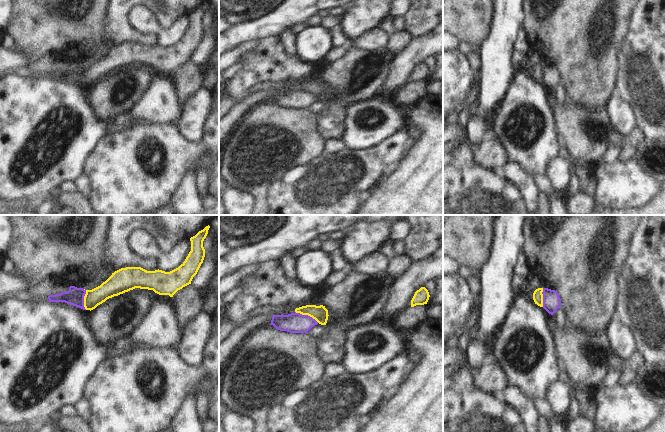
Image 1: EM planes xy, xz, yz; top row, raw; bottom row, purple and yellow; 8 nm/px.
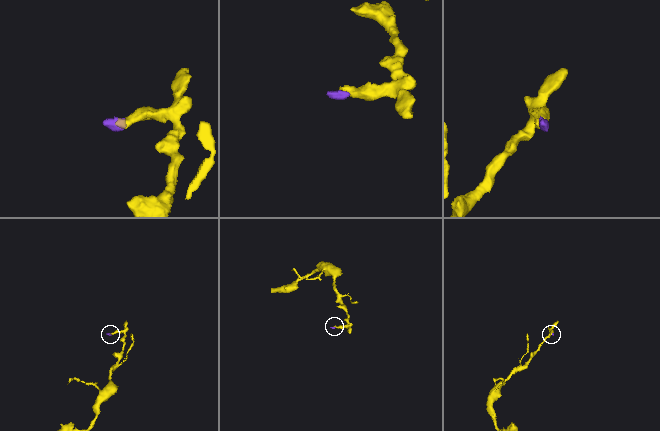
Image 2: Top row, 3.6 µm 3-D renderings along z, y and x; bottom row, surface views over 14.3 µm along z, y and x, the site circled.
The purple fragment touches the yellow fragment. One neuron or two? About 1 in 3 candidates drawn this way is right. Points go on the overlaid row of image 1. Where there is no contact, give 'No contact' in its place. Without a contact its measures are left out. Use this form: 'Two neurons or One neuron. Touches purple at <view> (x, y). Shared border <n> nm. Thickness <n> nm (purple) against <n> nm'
Two neurons. Touches purple at xz (307, 315). Shared border 220 nm. Thickness 160 nm (purple) against 120 nm.

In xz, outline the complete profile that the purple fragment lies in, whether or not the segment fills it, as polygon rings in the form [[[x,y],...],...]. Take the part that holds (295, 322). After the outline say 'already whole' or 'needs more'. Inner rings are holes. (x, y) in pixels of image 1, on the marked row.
[[[291,313],[288,315],[256,315],[242,325],[236,327],[226,339],[219,343],[219,367],[227,363],[236,347],[255,329],[271,324],[280,331],[290,333],[307,333],[318,322],[308,315]]]; needs more

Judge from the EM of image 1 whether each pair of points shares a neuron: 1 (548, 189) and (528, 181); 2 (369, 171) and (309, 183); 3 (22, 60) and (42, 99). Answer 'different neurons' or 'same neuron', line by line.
1: different neurons
2: same neuron
3: different neurons

